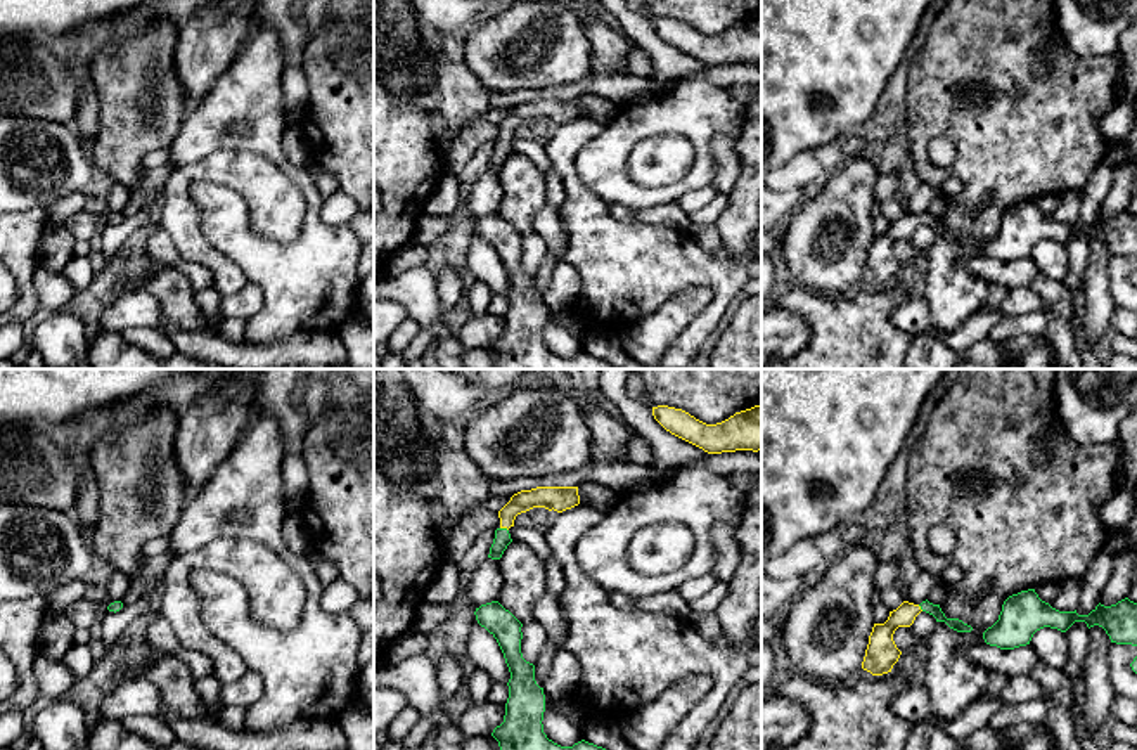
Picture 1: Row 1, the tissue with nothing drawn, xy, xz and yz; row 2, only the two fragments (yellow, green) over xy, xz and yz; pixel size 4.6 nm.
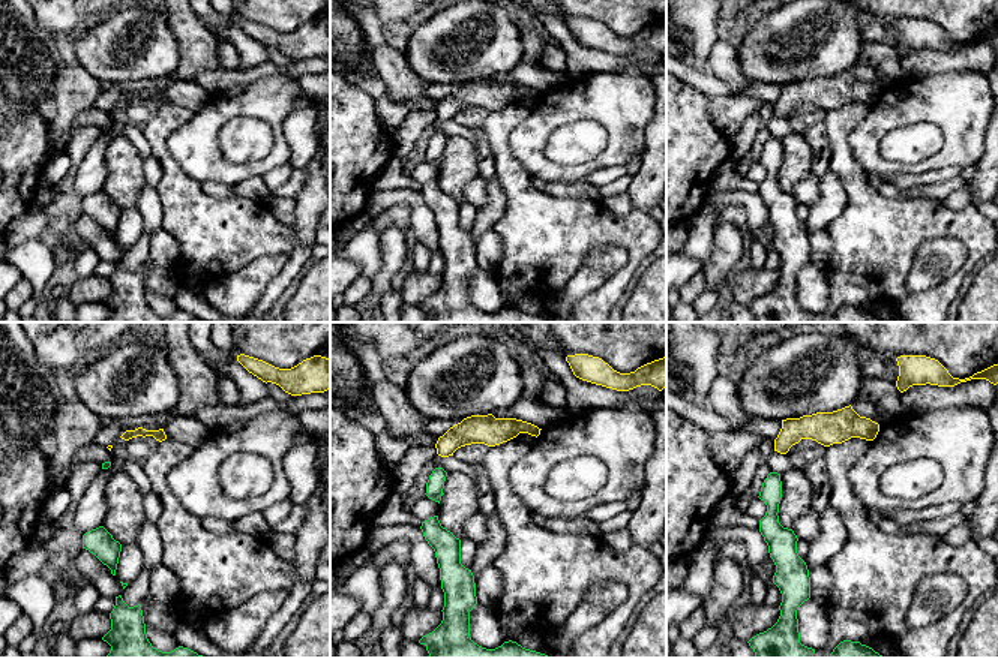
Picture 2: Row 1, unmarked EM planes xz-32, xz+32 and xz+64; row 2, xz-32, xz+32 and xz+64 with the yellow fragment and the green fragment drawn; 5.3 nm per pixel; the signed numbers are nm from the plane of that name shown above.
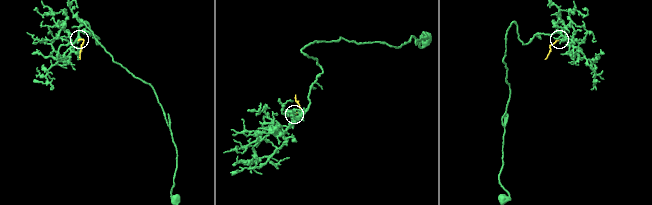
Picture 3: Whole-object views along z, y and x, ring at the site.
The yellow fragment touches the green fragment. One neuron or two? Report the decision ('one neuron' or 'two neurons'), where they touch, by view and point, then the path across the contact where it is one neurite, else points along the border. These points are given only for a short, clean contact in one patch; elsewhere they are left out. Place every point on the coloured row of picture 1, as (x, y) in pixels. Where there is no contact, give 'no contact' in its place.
one neuron; meets yellow in xz at (504, 527); runs through xz (549, 497), (525, 499), (504, 527), (502, 537)

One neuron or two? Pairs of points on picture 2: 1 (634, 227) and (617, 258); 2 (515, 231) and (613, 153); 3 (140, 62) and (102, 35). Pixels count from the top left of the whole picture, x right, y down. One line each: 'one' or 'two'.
1: two
2: two
3: one

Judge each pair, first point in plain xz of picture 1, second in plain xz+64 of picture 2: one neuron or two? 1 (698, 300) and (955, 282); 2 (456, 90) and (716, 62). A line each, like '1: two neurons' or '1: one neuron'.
1: two neurons
2: one neuron

